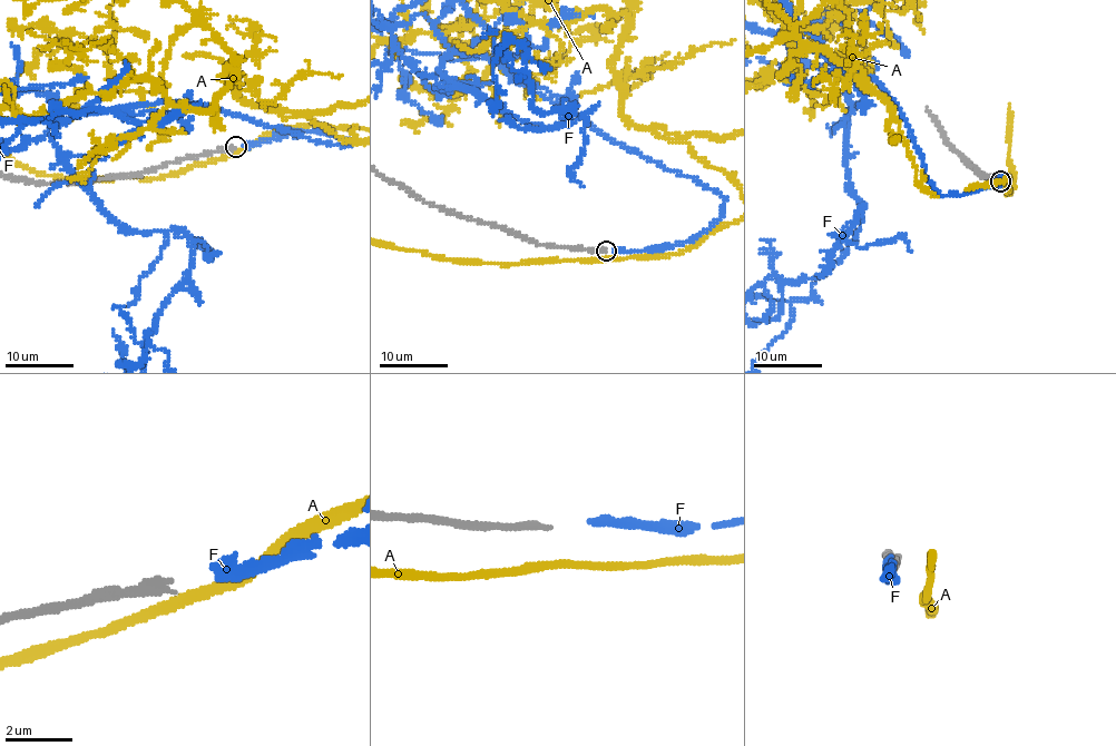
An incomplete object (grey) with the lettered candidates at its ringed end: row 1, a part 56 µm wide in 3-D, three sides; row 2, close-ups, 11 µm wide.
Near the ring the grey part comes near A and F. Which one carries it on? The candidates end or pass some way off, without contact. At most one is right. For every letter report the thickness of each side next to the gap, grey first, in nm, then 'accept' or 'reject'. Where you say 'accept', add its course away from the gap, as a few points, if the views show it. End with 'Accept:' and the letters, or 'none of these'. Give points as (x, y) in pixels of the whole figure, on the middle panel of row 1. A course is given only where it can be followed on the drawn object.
A: 260/280 nm | reject
F: 260/280 nm | accept
Accept: F

